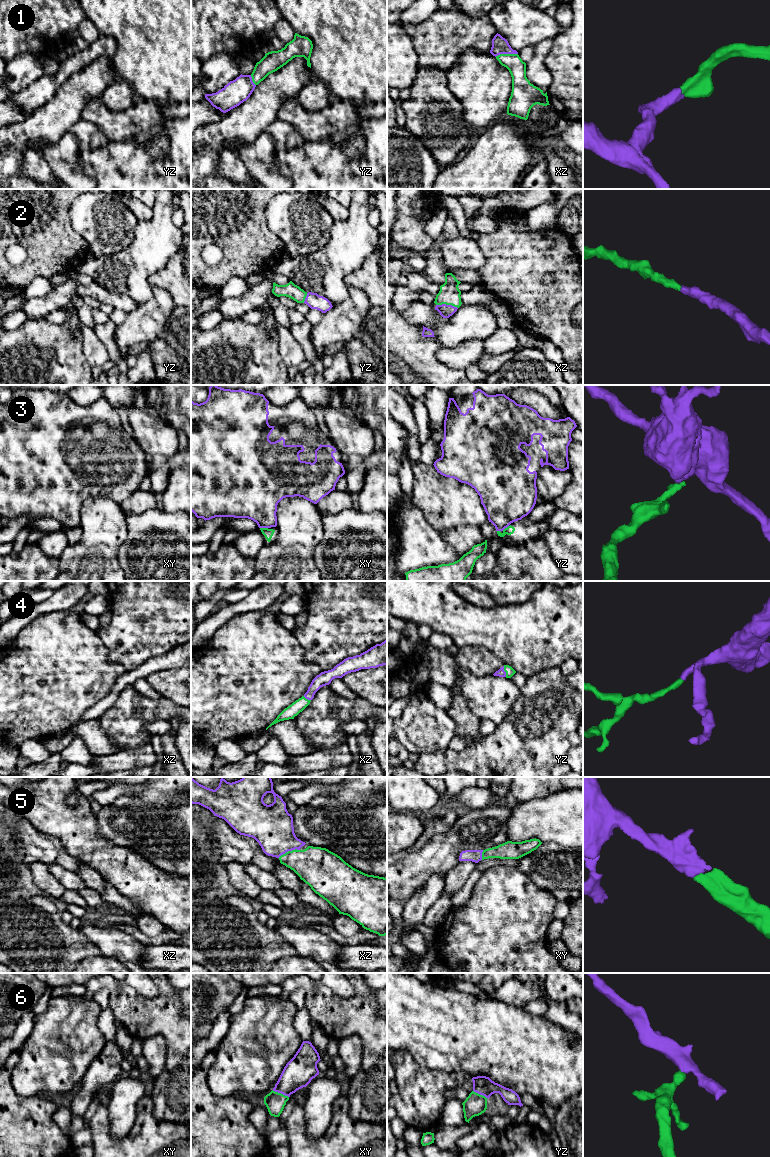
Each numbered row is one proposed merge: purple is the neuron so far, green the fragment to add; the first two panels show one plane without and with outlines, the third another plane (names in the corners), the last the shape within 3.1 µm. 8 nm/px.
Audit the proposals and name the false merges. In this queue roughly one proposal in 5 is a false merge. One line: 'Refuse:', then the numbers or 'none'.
Refuse: 3

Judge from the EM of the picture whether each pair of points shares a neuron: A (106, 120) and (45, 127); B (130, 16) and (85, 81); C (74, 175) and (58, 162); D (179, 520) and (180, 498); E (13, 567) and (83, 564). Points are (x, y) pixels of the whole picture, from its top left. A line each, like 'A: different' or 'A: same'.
A: different
B: different
C: same
D: different
E: different

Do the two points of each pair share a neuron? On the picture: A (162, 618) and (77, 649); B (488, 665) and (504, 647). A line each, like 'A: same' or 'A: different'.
A: different
B: different

